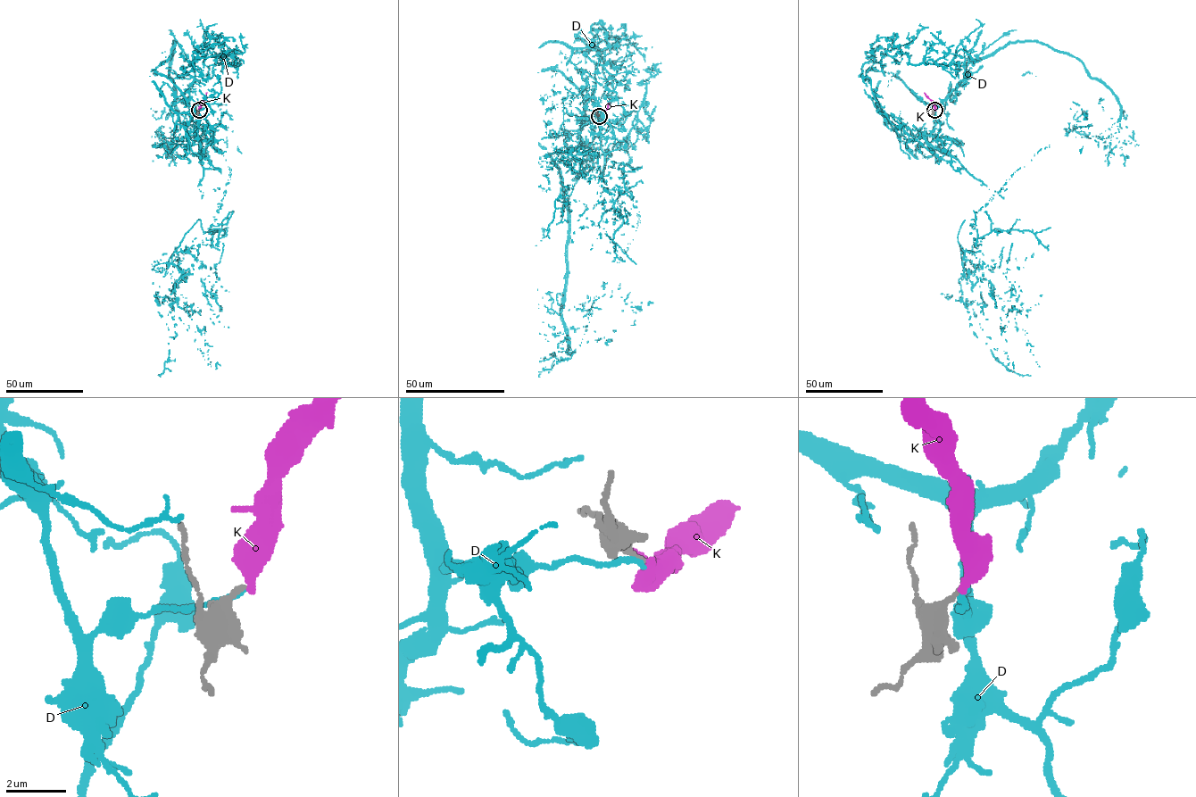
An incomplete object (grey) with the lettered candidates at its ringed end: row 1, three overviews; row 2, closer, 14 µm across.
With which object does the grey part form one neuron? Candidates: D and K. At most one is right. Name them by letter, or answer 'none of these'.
none of these

